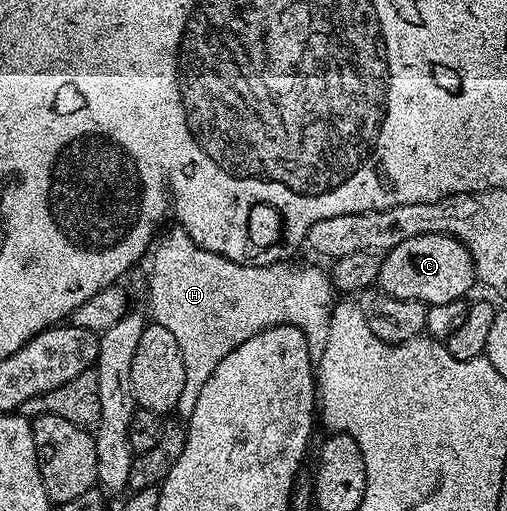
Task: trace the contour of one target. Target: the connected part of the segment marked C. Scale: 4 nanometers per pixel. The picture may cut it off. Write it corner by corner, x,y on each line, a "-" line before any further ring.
417,234
382,257
377,288
398,300
420,300
430,306
462,300
476,284
473,258
462,242
445,234

